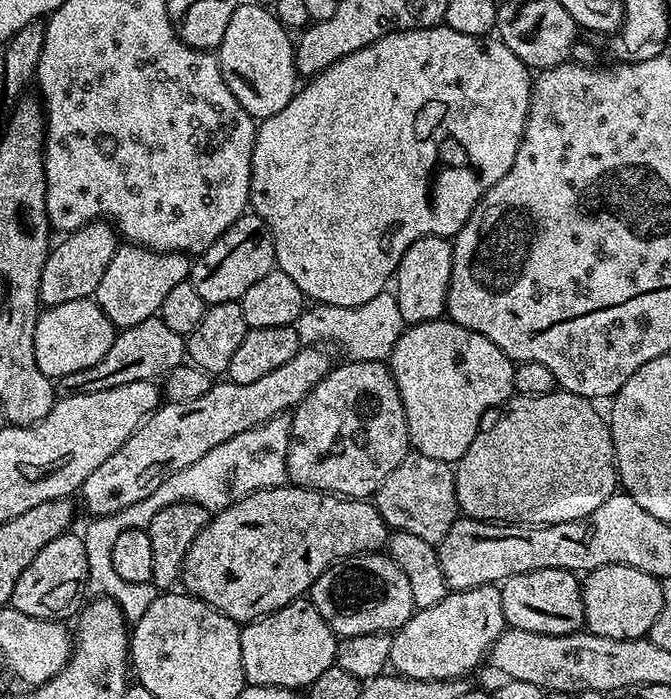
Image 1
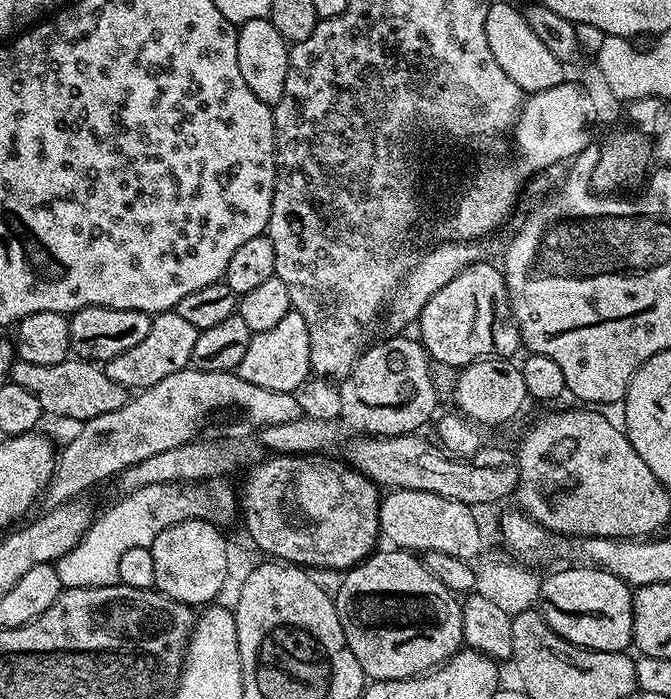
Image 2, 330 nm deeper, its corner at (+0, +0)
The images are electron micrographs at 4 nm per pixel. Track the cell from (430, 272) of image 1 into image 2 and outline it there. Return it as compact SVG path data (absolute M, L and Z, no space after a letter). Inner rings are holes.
M488 263L472 264L466 270L462 270L458 278L450 278L450 282L446 282L446 286L442 286L442 290L438 290L438 294L434 294L430 302L426 302L418 321L418 339L435 363L454 366L459 370L476 360L495 356L512 358L515 357L516 351L521 351L520 331L516 319L512 317L512 305L508 302L508 287L504 281L504 273L497 265L495 268Z

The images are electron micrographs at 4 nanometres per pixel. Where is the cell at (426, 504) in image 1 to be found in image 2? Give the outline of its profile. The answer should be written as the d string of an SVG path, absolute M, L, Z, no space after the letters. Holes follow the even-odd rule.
M397 488L380 501L380 535L400 550L411 550L416 554L441 552L450 554L450 558L472 562L484 544L480 524L472 512L475 512L473 505L442 498L442 494Z

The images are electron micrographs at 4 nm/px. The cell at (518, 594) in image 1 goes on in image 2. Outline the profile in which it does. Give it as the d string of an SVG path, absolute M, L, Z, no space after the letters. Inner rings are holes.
M564 566L561 572L552 572L540 581L538 611L545 622L562 638L590 650L599 652L623 652L632 644L633 589L622 578L601 568Z

